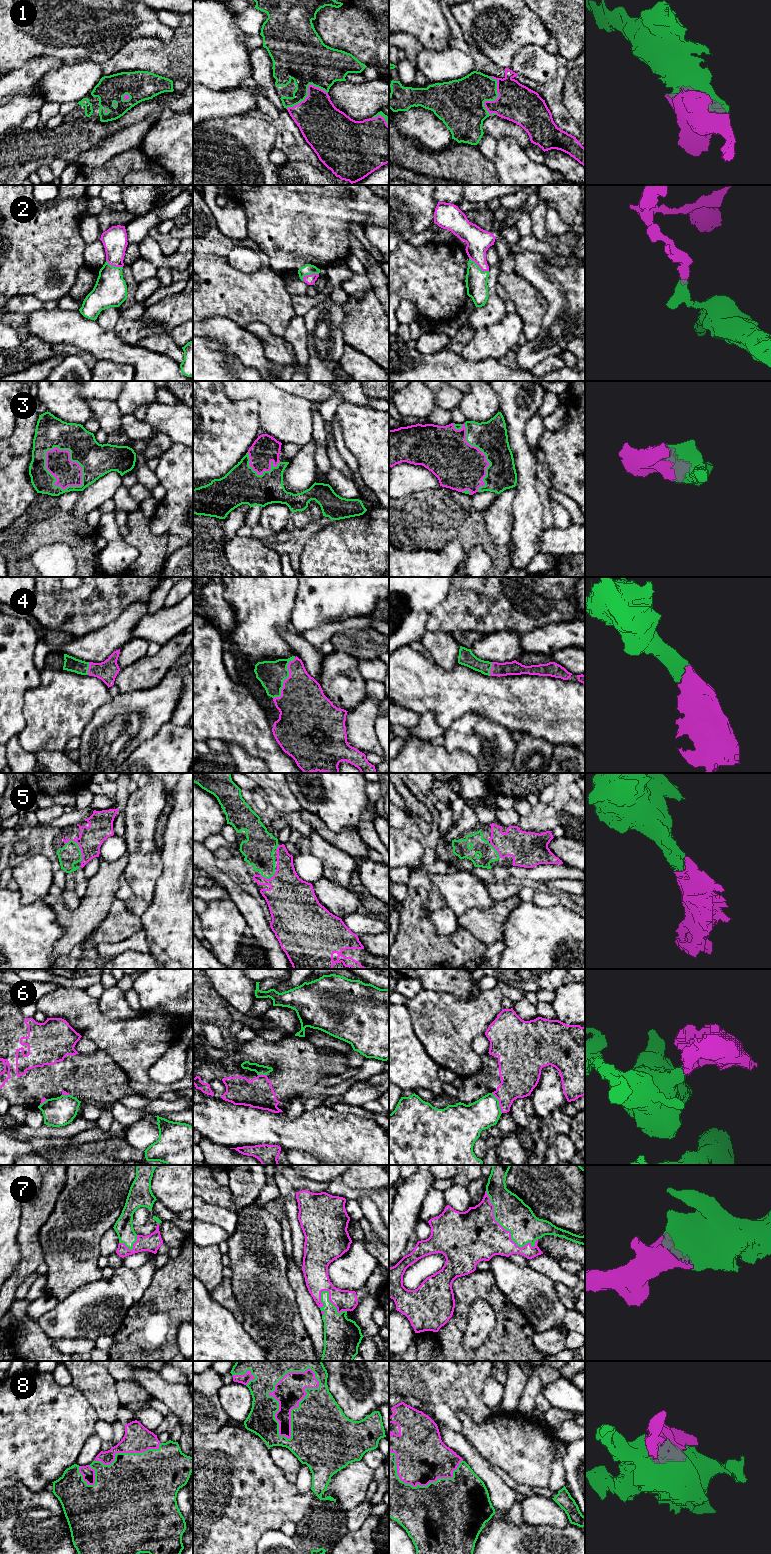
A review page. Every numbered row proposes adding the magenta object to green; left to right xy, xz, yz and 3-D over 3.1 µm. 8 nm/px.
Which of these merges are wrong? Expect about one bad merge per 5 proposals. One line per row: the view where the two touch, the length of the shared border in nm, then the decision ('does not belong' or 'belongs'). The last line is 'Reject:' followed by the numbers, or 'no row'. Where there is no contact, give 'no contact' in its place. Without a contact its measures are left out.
1: meets green in yz; contact 320 nm long; belongs
2: meets green in yz; contact 190 nm long; belongs
3: meets green in xy; contact 400 nm long; belongs
4: meets green in xz; contact 380 nm long; belongs
5: meets green in xy; contact 200 nm long; belongs
6: meets green in yz; contact 180 nm long; does not belong
7: meets green in yz; contact 600 nm long; belongs
8: meets green in xz; contact 600 nm long; belongs
Reject: 6

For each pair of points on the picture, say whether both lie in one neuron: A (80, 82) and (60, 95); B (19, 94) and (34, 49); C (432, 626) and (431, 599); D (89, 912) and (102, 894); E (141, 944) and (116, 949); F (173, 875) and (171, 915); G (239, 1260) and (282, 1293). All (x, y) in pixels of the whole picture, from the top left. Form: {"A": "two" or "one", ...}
{"A": "one", "B": "two", "C": "two", "D": "one", "E": "one", "F": "one", "G": "one"}

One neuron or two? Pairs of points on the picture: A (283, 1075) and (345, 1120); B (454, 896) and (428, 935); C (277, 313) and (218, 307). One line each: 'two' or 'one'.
A: two
B: two
C: one

